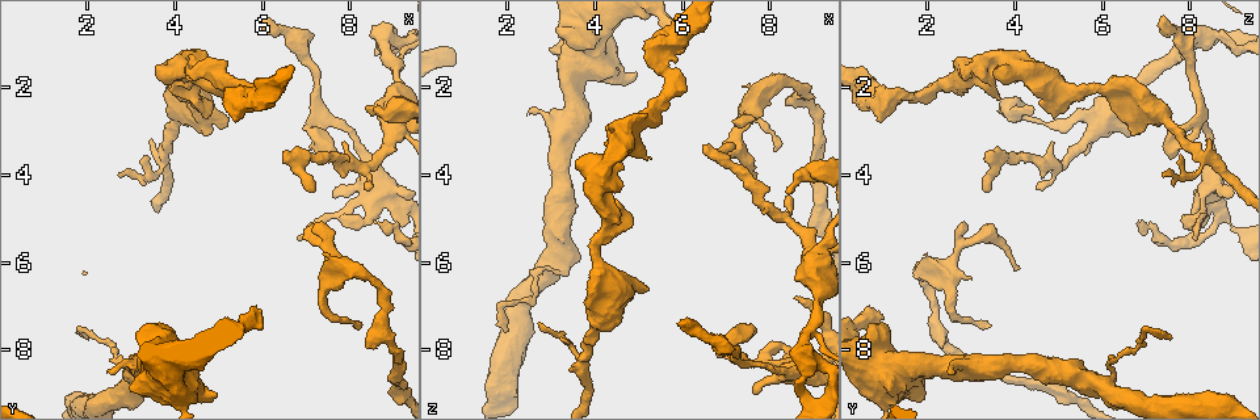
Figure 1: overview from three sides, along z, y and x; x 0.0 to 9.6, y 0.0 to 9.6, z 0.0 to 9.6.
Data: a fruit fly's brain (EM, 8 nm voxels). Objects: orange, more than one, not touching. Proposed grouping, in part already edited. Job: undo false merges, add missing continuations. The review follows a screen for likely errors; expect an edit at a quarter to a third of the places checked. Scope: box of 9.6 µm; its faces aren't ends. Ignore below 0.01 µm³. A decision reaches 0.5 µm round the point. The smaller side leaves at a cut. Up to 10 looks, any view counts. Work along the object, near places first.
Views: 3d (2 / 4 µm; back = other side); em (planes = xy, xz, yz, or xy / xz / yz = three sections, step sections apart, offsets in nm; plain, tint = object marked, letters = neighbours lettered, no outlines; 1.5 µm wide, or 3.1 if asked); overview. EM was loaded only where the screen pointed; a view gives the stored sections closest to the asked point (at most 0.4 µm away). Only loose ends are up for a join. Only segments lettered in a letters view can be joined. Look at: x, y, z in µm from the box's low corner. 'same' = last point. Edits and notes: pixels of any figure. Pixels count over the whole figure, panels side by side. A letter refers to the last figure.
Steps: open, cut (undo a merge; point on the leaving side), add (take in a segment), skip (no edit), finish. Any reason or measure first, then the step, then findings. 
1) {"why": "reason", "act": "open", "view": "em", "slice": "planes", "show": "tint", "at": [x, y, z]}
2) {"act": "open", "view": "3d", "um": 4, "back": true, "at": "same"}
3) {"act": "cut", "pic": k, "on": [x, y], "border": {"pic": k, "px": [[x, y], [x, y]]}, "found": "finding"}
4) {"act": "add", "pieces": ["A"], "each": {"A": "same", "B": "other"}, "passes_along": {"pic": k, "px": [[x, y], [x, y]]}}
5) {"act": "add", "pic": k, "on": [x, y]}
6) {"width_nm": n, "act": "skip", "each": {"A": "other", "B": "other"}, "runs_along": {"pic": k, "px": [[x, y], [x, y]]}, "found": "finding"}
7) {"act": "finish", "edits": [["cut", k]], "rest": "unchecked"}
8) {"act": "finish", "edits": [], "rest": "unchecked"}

{"why": "free end", "act": "open", "view": "em", "slice": "yz", "step": 8, "show": "tint", "at": [2.65, 4.00, 7.35]}

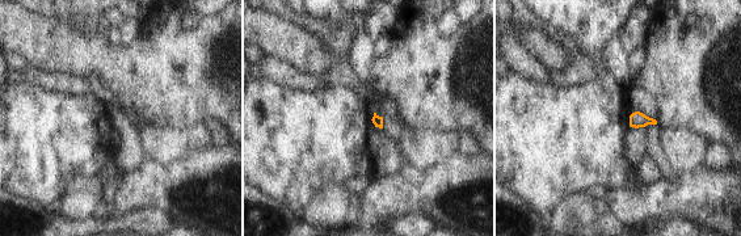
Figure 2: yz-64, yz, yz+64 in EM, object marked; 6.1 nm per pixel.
{"act": "open", "view": "em", "slice": "planes", "show": "letters", "at": "same"}

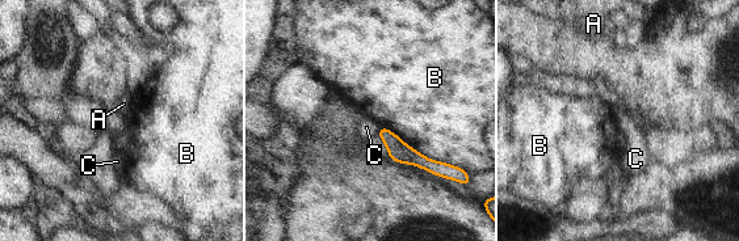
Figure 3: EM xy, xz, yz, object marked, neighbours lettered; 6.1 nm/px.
{"width_nm": 90, "act": "skip", "each": {"A": "other", "B": "other", "C": "other"}, "border": {"pic": 3, "px": [[381, 126], [376, 134]]}, "found": "none of them fits"}

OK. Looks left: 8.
{"why": "sharp bend", "act": "open", "view": "3d", "um": 2, "at": [2.05, 7.60, 6.90]}

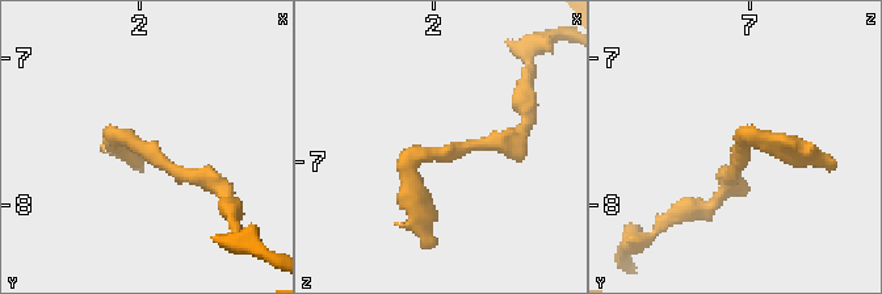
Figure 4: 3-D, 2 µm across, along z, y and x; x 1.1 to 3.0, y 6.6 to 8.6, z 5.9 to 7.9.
{"why": "need the tissue", "act": "open", "view": "em", "slice": "yz", "step": 4, "show": "tint", "at": [1.98, 7.62, 6.94]}

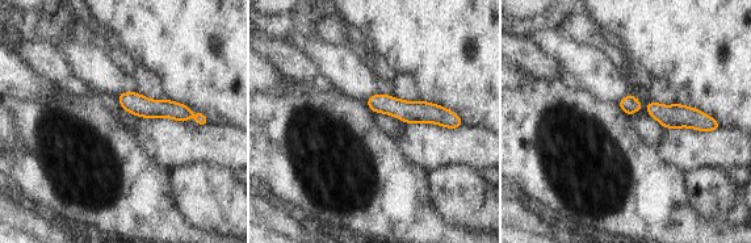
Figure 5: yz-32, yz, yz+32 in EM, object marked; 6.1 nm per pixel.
{"act": "open", "view": "em", "slice": "planes", "show": "letters", "at": "same"}

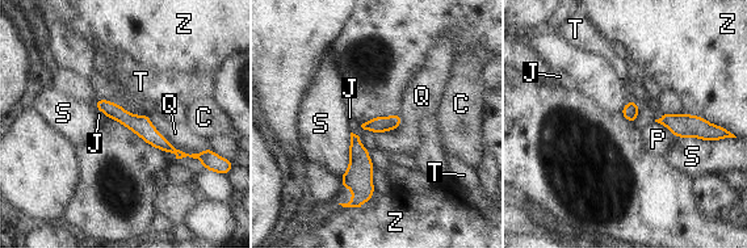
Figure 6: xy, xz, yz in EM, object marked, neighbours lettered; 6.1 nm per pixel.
{"act": "skip", "each": {"C": "other", "J": "other", "P": "other", "Q": "other", "S": "other", "T": "other", "Z": "other"}, "border": {"pic": 6, "px": [[147, 114], [175, 147], [209, 147]]}, "found": "continuous, no second neuron"}

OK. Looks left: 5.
{"why": "stops while still wide", "act": "open", "view": "3d", "um": 4, "back": true, "at": [3.90, 7.40, 1.05]}

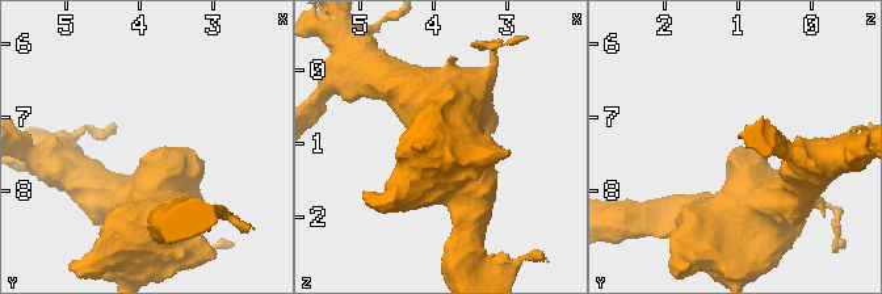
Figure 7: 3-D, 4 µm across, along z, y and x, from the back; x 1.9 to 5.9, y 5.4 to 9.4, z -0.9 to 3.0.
{"act": "open", "view": "em", "slice": "xy", "step": 8, "show": "tint", "at": [3.85, 7.50, 1.10]}

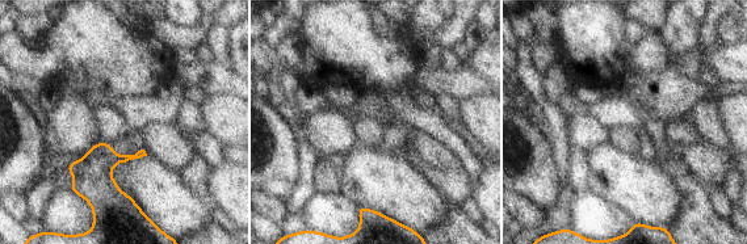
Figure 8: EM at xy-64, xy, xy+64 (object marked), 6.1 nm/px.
{"act": "open", "view": "em", "slice": "xy", "step": 8, "show": "letters", "at": "same"}

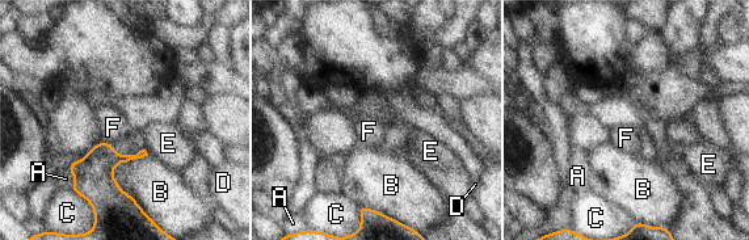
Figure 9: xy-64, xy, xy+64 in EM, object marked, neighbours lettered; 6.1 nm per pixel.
{"act": "skip", "each": {"A": "other", "B": "other", "C": "other", "D": "other", "E": "other", "F": "other"}, "border": {"pic": 9, "px": [[102, 140], [112, 144]]}, "found": "none of them fits"}

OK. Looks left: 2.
{"act": "finish", "edits": [], "rest": "unchecked"}

